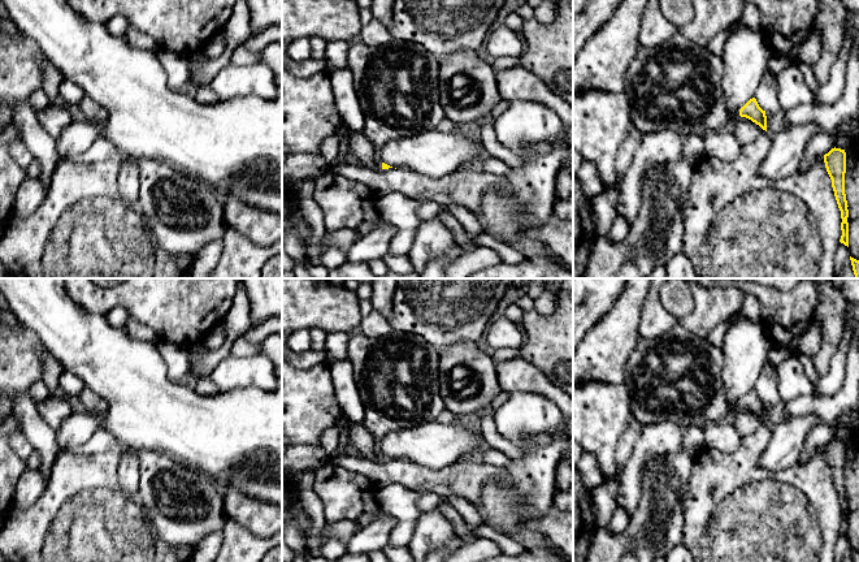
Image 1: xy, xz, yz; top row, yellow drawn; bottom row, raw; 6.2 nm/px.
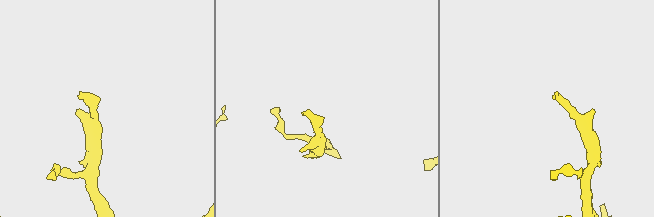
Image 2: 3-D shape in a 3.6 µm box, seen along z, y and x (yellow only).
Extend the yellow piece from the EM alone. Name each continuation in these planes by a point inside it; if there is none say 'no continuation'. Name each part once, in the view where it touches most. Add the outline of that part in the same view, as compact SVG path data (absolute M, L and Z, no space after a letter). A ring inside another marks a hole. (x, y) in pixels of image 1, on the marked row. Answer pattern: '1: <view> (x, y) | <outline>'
1: xz (398, 86) | M359 40L350 46L347 64L365 116L365 125L359 133L373 144L374 159L381 168L379 154L390 140L434 130L446 118L438 57L422 46L405 40L366 46Z

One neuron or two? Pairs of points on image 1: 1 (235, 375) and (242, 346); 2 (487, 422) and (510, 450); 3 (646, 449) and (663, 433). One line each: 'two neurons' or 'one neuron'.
1: two neurons
2: one neuron
3: one neuron

